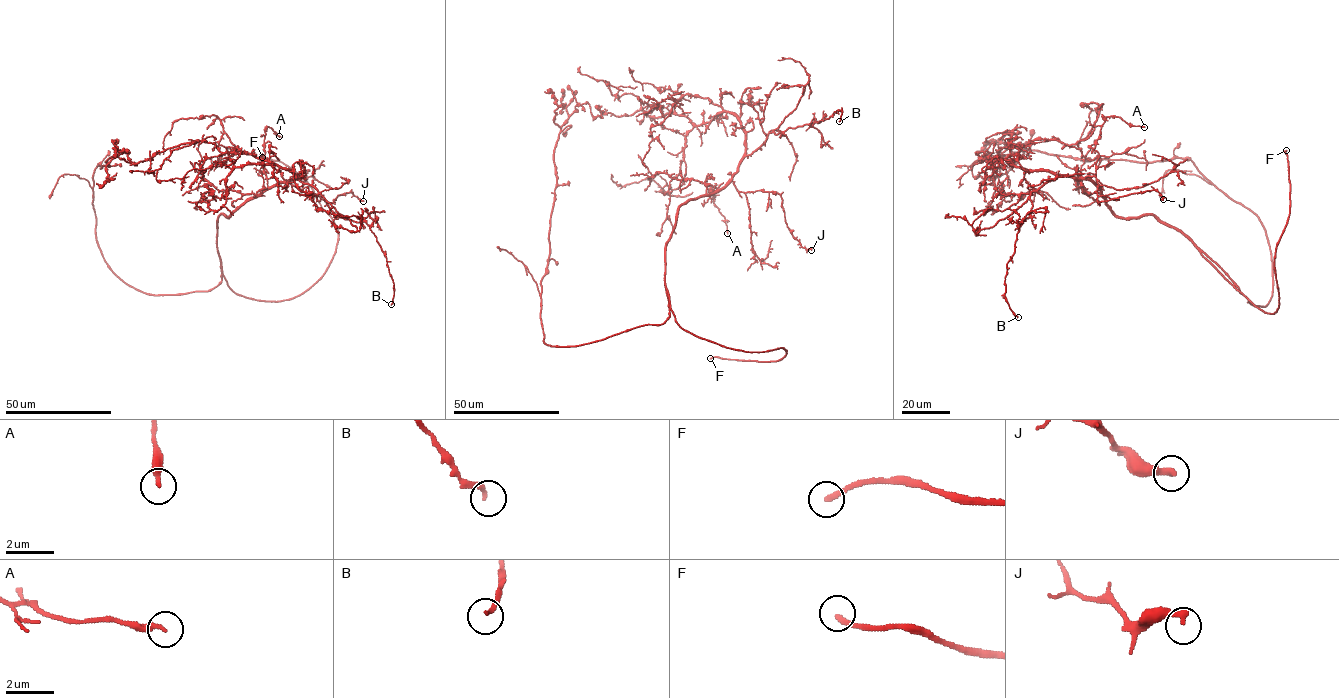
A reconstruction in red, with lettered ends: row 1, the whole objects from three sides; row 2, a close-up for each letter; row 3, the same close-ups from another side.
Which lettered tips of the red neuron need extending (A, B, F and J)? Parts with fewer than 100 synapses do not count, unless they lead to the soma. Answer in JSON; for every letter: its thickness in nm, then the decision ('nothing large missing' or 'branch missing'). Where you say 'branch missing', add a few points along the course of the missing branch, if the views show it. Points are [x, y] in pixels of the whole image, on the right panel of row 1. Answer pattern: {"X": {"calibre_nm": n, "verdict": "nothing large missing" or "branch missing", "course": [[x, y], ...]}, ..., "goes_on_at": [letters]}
{"A": {"calibre_nm": 240, "verdict": "nothing large missing"}, "B": {"calibre_nm": 200, "verdict": "nothing large missing"}, "F": {"calibre_nm": 240, "verdict": "branch missing", "course": [[1286, 150], [1289, 142], [1286, 130]]}, "J": {"calibre_nm": 280, "verdict": "nothing large missing"}, "goes_on_at": ["F"]}

